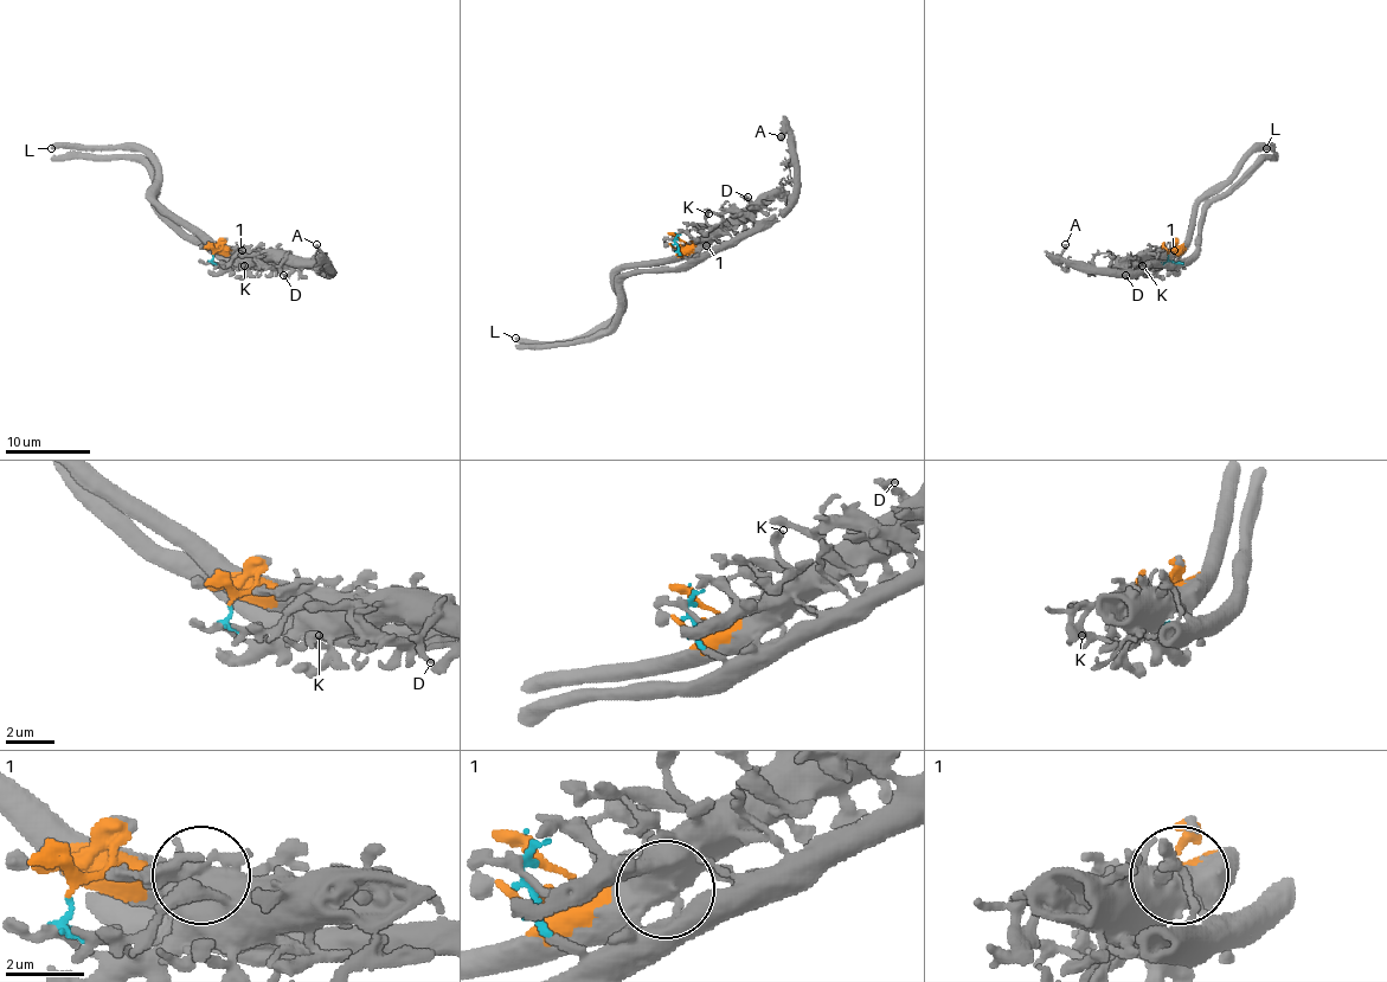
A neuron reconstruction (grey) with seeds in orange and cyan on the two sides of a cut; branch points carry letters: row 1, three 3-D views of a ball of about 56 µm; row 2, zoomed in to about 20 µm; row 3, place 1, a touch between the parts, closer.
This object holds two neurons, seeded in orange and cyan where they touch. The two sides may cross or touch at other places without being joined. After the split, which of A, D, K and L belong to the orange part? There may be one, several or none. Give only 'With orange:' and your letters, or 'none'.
With orange: D, K, L

